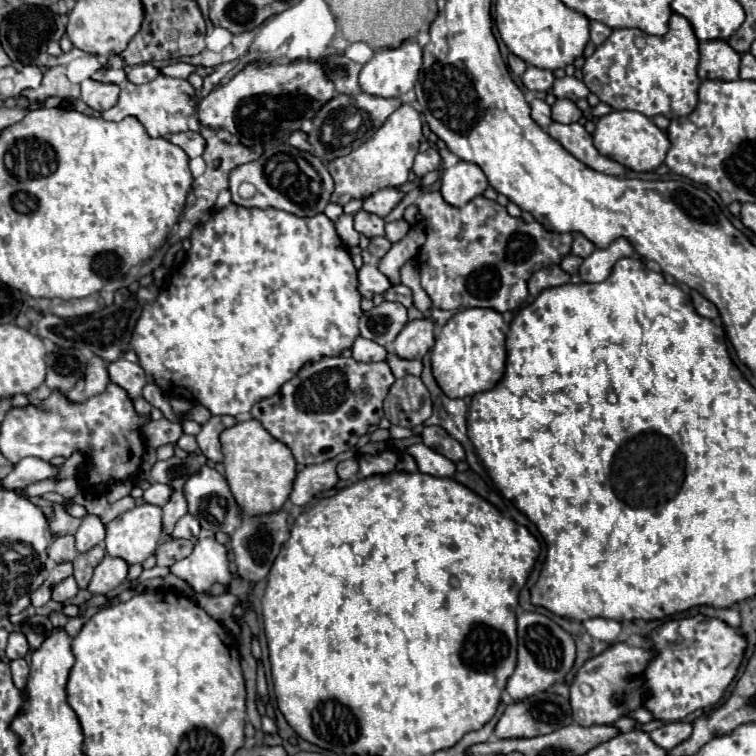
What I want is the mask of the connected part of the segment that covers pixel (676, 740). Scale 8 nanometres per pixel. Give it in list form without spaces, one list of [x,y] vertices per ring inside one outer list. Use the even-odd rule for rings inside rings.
[[[676,721],[676,723],[668,723],[656,731],[650,733],[650,737],[654,739],[656,745],[664,747],[664,749],[672,749],[674,745],[680,745],[682,741],[686,741],[692,733],[692,723],[686,721]]]

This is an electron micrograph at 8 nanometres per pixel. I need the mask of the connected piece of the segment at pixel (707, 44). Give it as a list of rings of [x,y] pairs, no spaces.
[[[702,41],[700,43],[700,79],[738,79],[740,53],[736,53],[726,41]]]

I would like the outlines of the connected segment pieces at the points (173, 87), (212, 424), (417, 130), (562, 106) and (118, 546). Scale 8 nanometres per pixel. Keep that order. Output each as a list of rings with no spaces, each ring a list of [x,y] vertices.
[[[158,75],[154,81],[144,85],[134,85],[128,81],[120,91],[118,103],[112,109],[102,111],[100,117],[106,121],[122,121],[128,115],[134,115],[146,127],[150,137],[170,137],[174,133],[188,131],[188,119],[196,115],[196,105],[198,93],[186,79]]]
[[[230,415],[210,417],[208,423],[202,425],[202,431],[196,435],[196,439],[198,439],[198,447],[210,461],[220,463],[224,459],[222,449],[220,449],[220,433],[234,425],[236,425],[236,417],[230,417]]]
[[[402,103],[400,109],[396,109],[366,143],[362,143],[350,155],[328,163],[328,171],[334,179],[334,193],[330,201],[346,205],[350,199],[366,199],[384,187],[402,187],[408,181],[420,139],[422,115],[410,103]]]
[[[556,101],[552,105],[552,119],[558,123],[574,123],[580,117],[582,117],[582,113],[572,101]]]
[[[138,505],[130,511],[126,511],[124,515],[116,517],[114,521],[110,521],[106,525],[106,551],[110,557],[122,557],[126,559],[130,565],[132,563],[144,563],[158,547],[158,537],[162,531],[162,509],[158,505]]]

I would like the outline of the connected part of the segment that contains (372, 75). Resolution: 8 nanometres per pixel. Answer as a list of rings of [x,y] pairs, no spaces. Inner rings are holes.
[[[408,39],[398,49],[380,49],[360,71],[360,89],[376,97],[402,97],[416,79],[422,65],[422,47]]]

